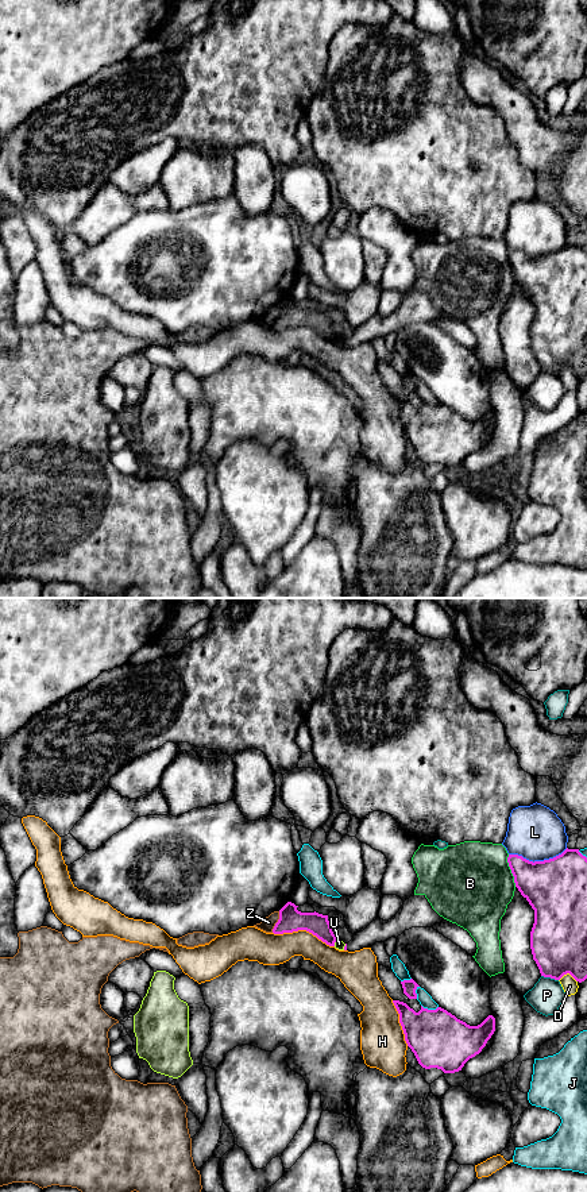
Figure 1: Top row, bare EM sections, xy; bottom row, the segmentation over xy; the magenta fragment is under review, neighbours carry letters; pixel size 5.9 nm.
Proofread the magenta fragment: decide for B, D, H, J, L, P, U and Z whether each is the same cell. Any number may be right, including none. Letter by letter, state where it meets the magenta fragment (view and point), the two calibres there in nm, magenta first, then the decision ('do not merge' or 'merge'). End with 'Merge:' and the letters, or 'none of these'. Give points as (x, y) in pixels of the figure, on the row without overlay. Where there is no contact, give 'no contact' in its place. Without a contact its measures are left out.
B: meets magenta in xy at (512, 266); 320 nm thick on the magenta side, 480 nm on the other; do not merge
D: meets magenta in xy at (568, 367); 340 nm thick on the magenta side, 90 nm on the other; do not merge
H: meets magenta in xy at (304, 324); 140 nm thick on the magenta side, 190 nm on the other; do not merge
J: meets magenta in xy at (429, 405); 340 nm thick on the magenta side, 80 nm on the other; do not merge
L: meets magenta in xy at (537, 257); 360 nm thick on the magenta side, 320 nm on the other; do not merge
P: meets magenta in xy at (549, 371); 340 nm thick on the magenta side, 200 nm on the other; do not merge
U: meets magenta in xy at (335, 336); 130 nm thick on the magenta side, 50 nm on the other; do not merge
Z: meets magenta in xy at (277, 317); 140 nm thick on the magenta side, 80 nm on the other; do not merge
Merge: none of these

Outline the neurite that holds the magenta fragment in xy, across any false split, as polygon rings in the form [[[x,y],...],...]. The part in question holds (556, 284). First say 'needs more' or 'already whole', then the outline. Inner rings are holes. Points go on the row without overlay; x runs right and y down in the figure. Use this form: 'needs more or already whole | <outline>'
already whole | [[[565,244],[561,250],[529,256],[509,250],[509,262],[521,290],[534,305],[530,344],[541,371],[560,375],[569,369],[576,377],[587,374],[587,252],[579,244]]]

